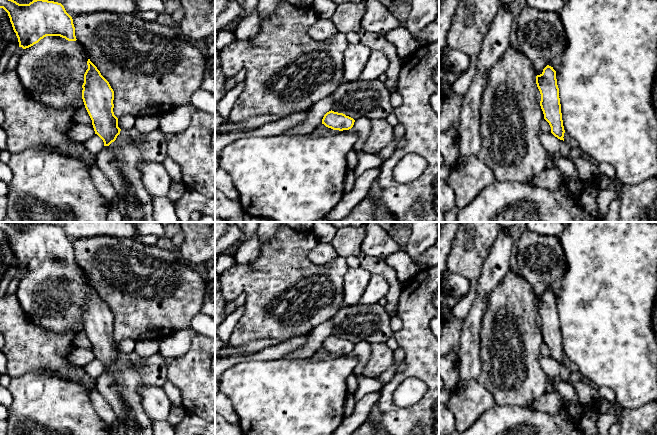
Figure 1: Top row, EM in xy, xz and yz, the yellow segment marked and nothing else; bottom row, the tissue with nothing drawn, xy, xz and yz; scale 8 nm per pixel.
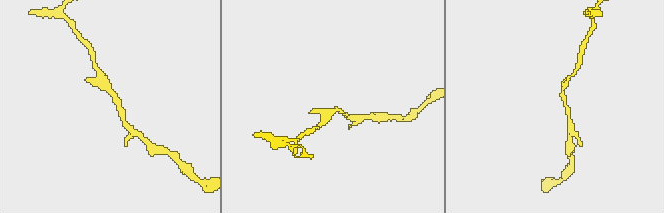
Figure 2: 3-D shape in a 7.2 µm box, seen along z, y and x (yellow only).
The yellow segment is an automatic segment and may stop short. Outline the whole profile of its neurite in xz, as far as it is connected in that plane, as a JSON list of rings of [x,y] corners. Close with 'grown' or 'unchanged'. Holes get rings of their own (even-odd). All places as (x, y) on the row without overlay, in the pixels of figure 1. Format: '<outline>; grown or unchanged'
[[[334,335],[327,336],[323,343],[322,348],[333,354],[349,354],[353,351],[355,344],[343,337],[338,337]]]; unchanged

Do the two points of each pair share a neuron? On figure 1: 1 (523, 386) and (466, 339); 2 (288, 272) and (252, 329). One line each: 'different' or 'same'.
1: different
2: same

